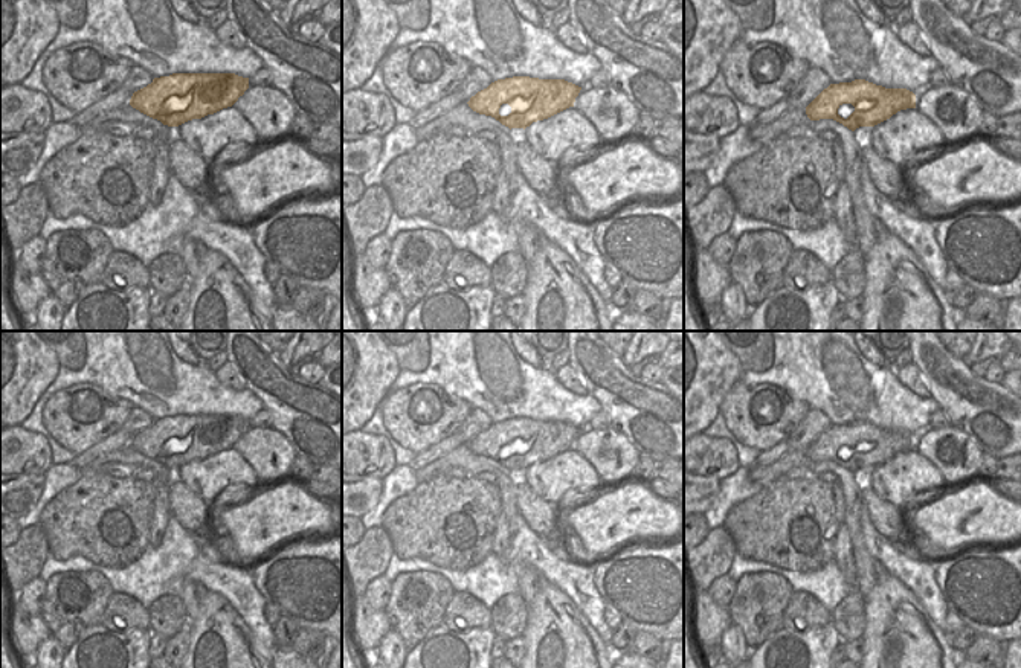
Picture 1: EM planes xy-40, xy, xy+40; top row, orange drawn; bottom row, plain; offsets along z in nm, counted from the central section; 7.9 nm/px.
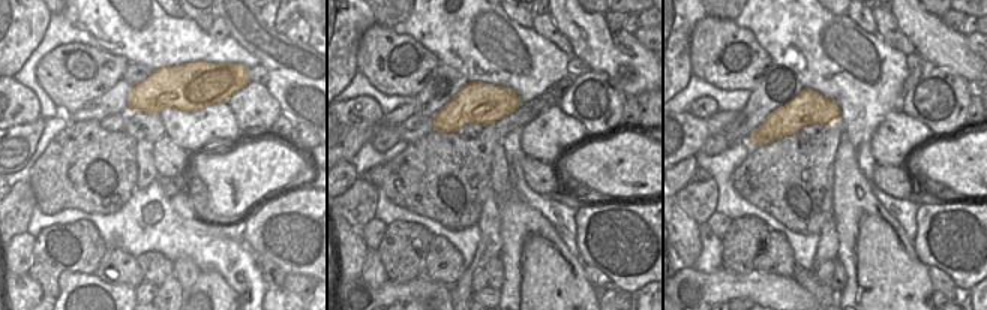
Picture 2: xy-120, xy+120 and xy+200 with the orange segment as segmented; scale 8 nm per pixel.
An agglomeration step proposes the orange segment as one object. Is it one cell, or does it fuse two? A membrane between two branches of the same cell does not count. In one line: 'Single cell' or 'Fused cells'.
Single cell.

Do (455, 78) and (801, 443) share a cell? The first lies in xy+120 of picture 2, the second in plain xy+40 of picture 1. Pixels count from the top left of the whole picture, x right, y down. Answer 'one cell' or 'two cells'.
one cell

